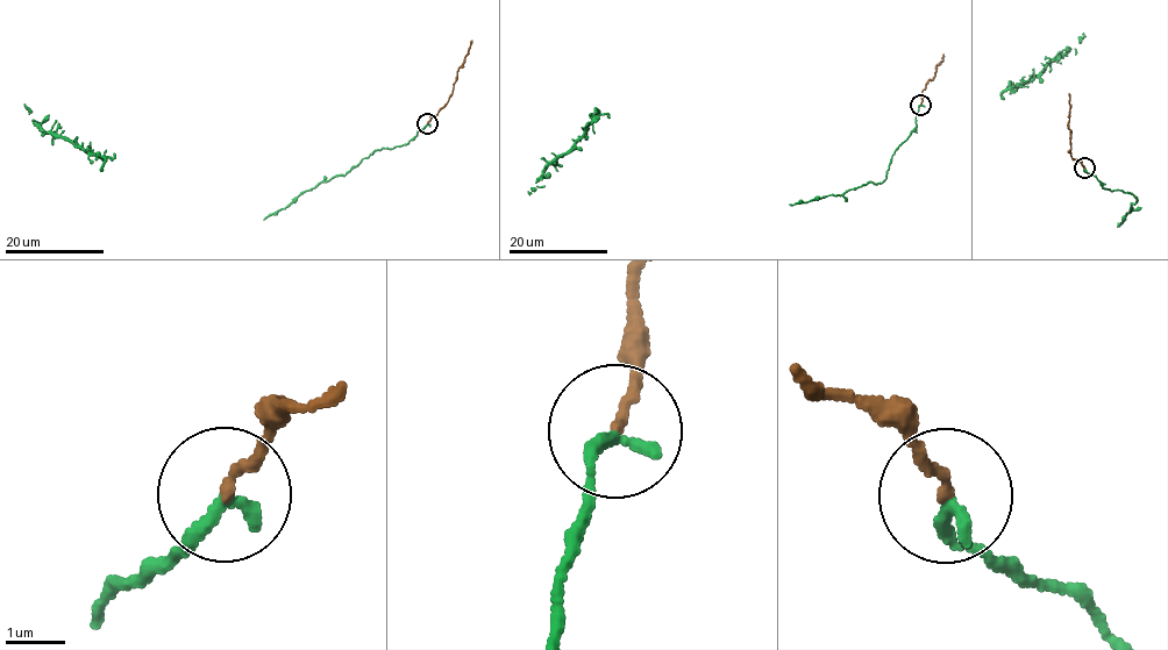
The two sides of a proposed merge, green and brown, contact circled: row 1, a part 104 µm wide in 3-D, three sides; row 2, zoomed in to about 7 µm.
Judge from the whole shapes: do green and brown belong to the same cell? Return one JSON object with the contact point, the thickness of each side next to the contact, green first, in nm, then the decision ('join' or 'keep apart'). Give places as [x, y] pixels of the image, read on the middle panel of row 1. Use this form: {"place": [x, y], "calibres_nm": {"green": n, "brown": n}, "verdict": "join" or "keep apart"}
{"place": [920, 105], "calibres_nm": {"green": 260, "brown": 150}, "verdict": "join"}

